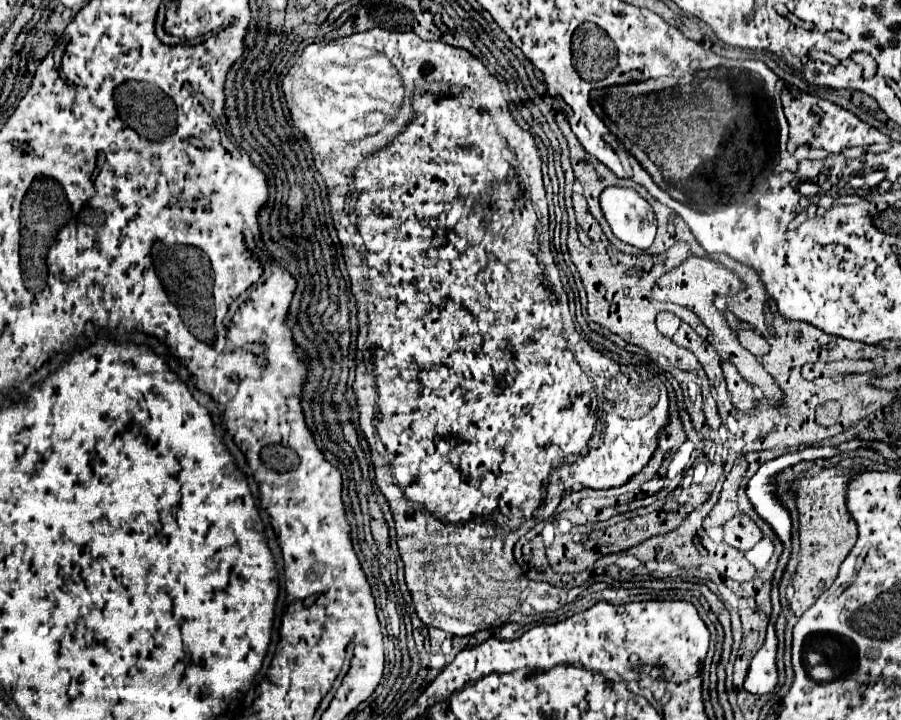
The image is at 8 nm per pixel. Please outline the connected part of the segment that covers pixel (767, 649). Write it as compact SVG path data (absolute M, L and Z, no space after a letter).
M770 622L766 642L754 656L744 688L752 694L768 694L776 688L778 682L778 668L776 668L776 648L778 648L778 638L776 638L776 622Z

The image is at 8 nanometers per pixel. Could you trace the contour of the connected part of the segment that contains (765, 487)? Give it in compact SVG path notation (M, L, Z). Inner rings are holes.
M842 444L842 446L836 446L836 448L832 448L832 446L826 446L826 448L806 448L806 450L798 450L798 452L790 452L790 454L784 454L784 456L780 456L780 458L774 458L774 460L770 460L770 462L766 462L766 464L762 464L760 466L760 470L750 478L750 482L748 482L748 488L746 488L746 494L748 494L748 498L750 498L750 502L754 504L754 508L758 510L758 514L766 520L766 522L770 522L770 526L774 528L774 532L778 534L778 538L784 542L784 552L782 552L782 556L780 556L780 562L778 562L778 568L776 568L776 574L774 574L774 590L772 590L772 594L774 594L774 598L778 598L778 582L780 582L780 578L782 578L782 574L784 574L784 570L786 570L786 566L788 566L788 560L790 560L790 552L792 552L792 518L790 518L790 512L788 512L788 508L780 502L780 496L776 494L776 476L782 472L782 470L786 470L788 466L794 466L794 464L798 464L798 462L802 462L802 460L818 460L818 458L830 458L830 456L836 456L836 454L840 454L840 452L846 452L848 450L848 444Z

